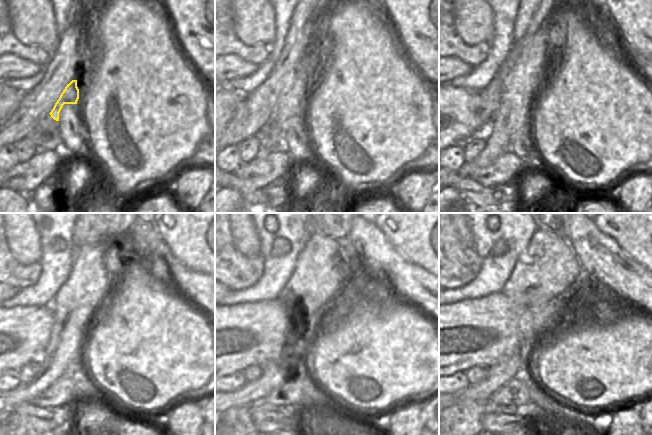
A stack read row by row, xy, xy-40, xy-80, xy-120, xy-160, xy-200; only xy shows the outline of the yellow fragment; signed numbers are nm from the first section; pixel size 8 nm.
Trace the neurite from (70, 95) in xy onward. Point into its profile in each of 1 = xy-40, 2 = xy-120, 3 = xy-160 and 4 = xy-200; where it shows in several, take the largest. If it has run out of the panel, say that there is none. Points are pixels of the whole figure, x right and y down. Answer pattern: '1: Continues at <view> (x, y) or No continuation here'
1: Continues at xy-40 (292, 99)
2: Continues at xy-120 (89, 282)
3: Continues at xy-160 (317, 278)
4: Continues at xy-200 (549, 268).

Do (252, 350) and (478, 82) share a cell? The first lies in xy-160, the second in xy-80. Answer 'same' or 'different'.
different

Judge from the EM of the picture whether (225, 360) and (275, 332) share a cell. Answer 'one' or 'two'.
one

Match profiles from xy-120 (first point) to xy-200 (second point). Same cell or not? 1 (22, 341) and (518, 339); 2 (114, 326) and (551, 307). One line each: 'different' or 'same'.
1: same
2: different

